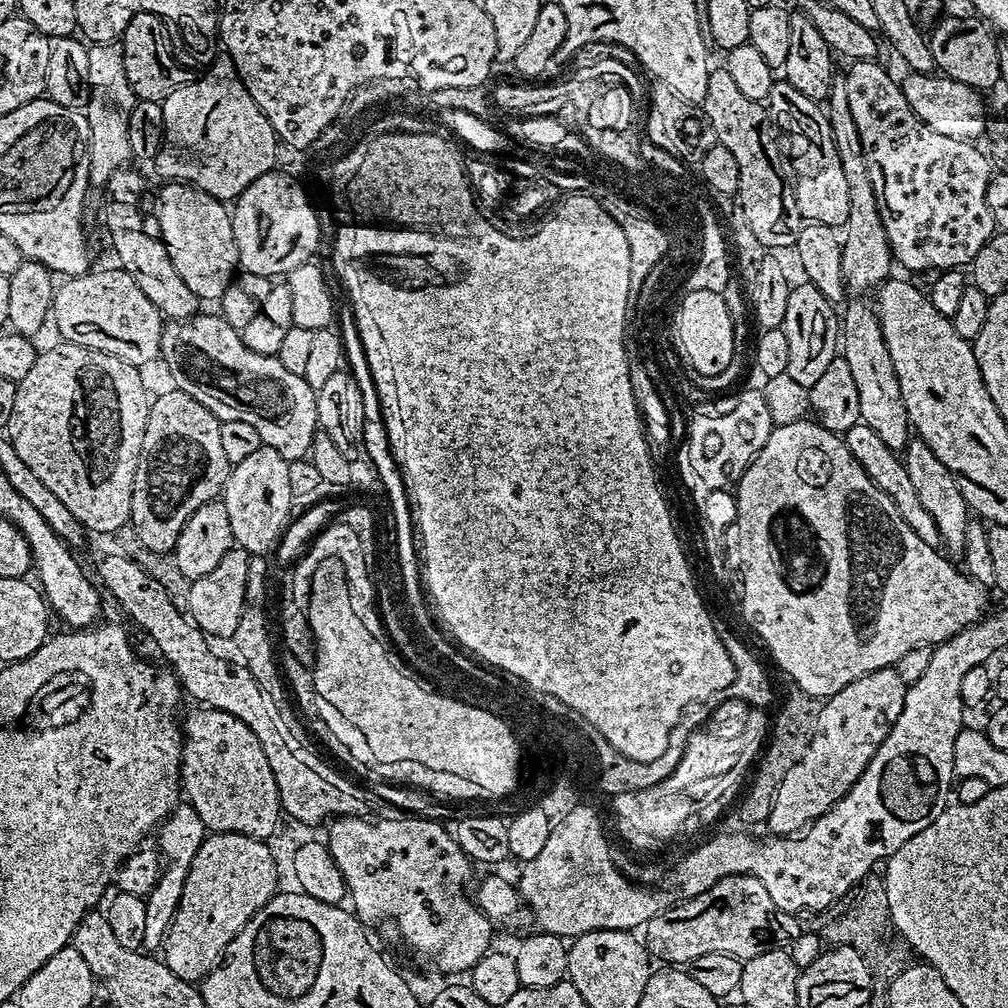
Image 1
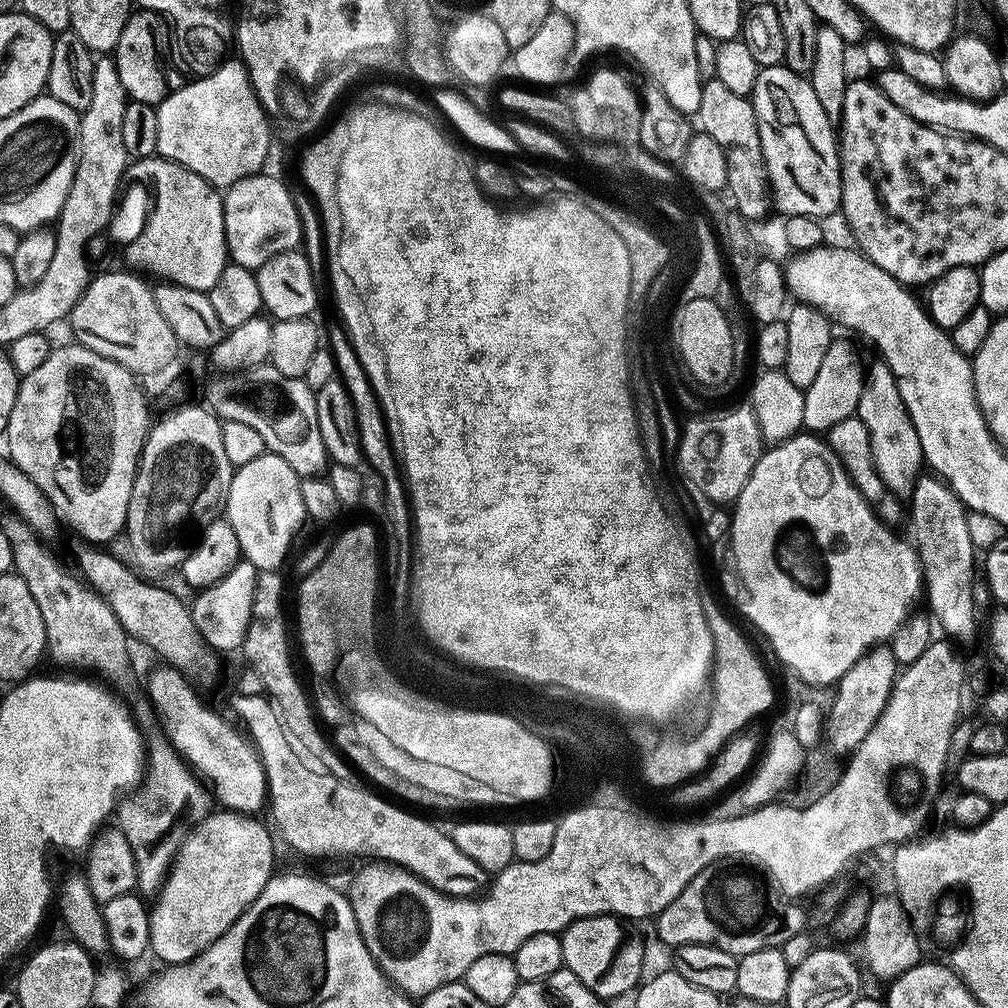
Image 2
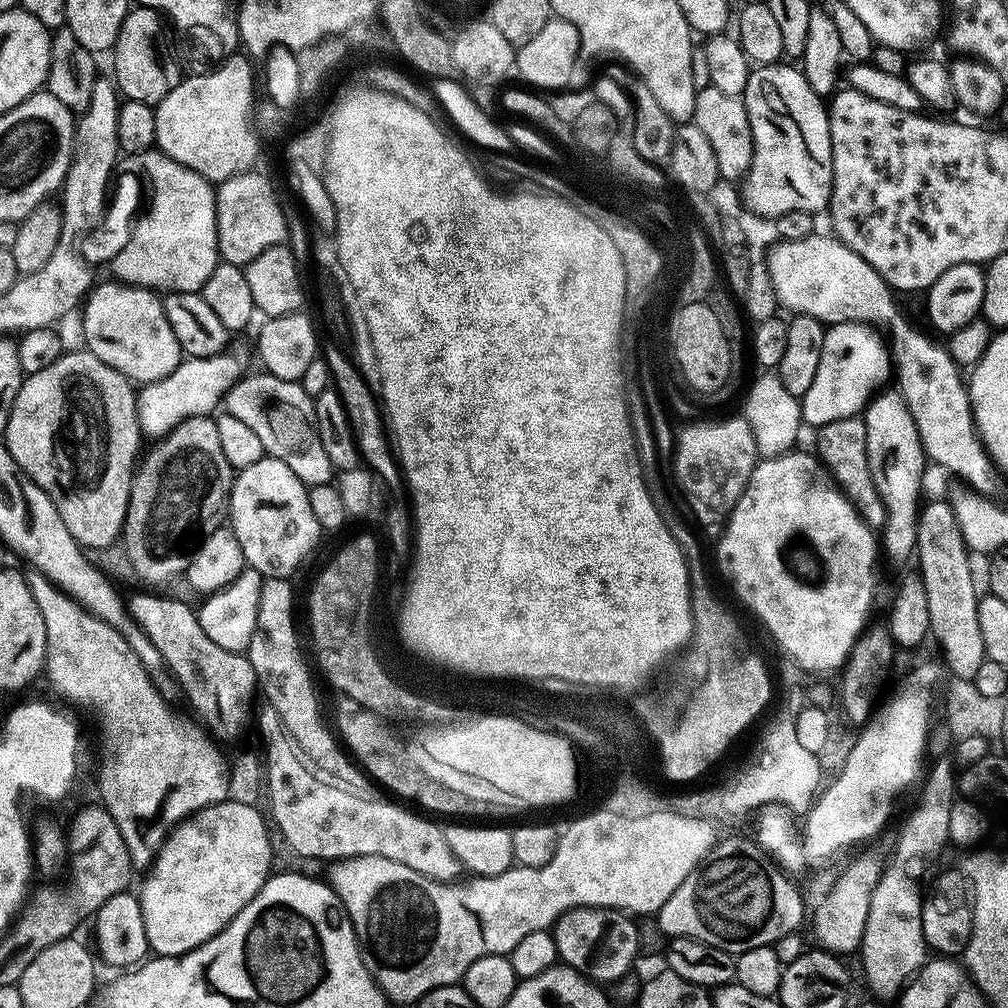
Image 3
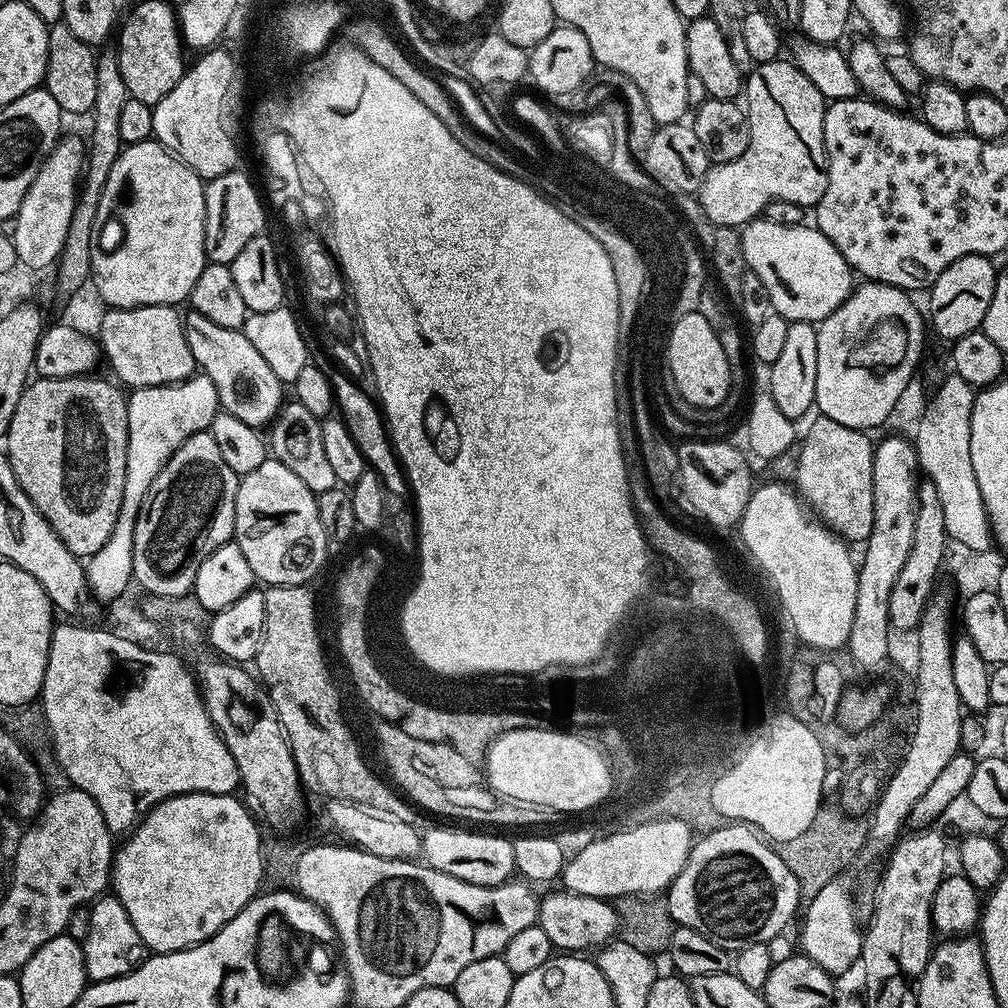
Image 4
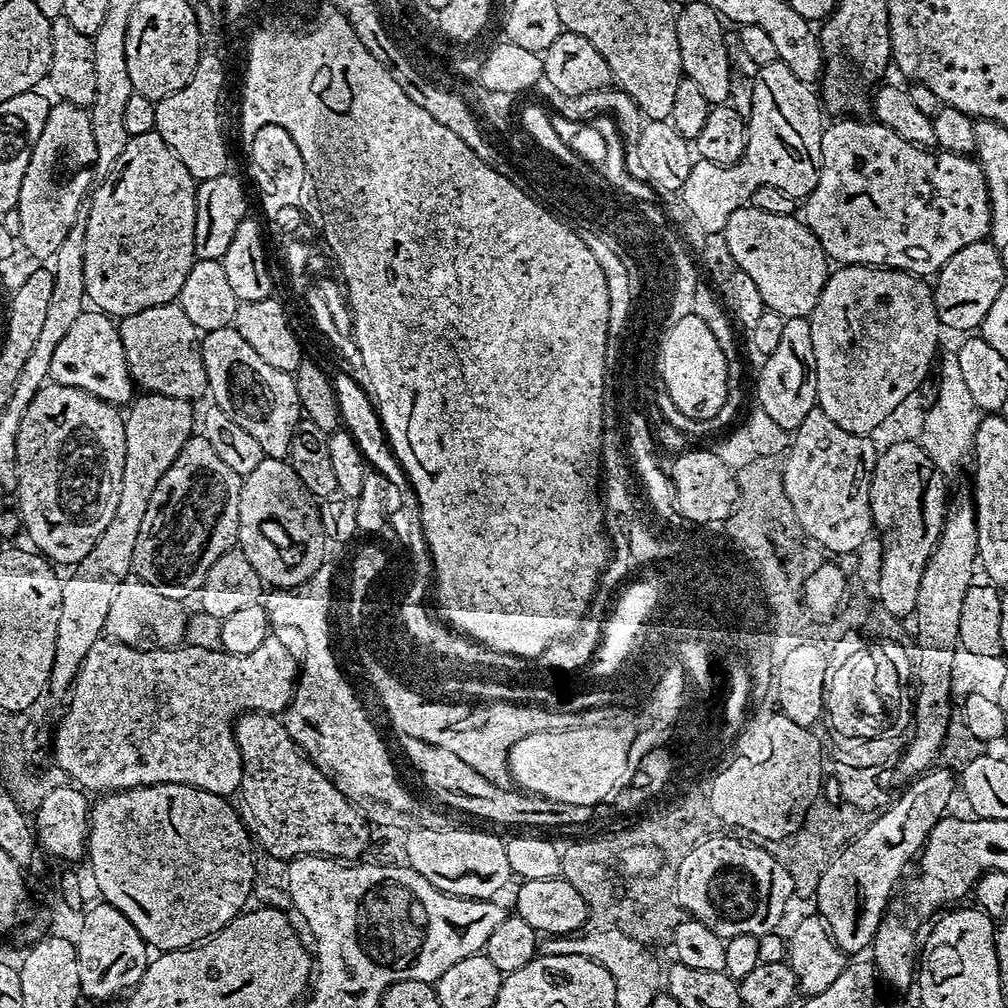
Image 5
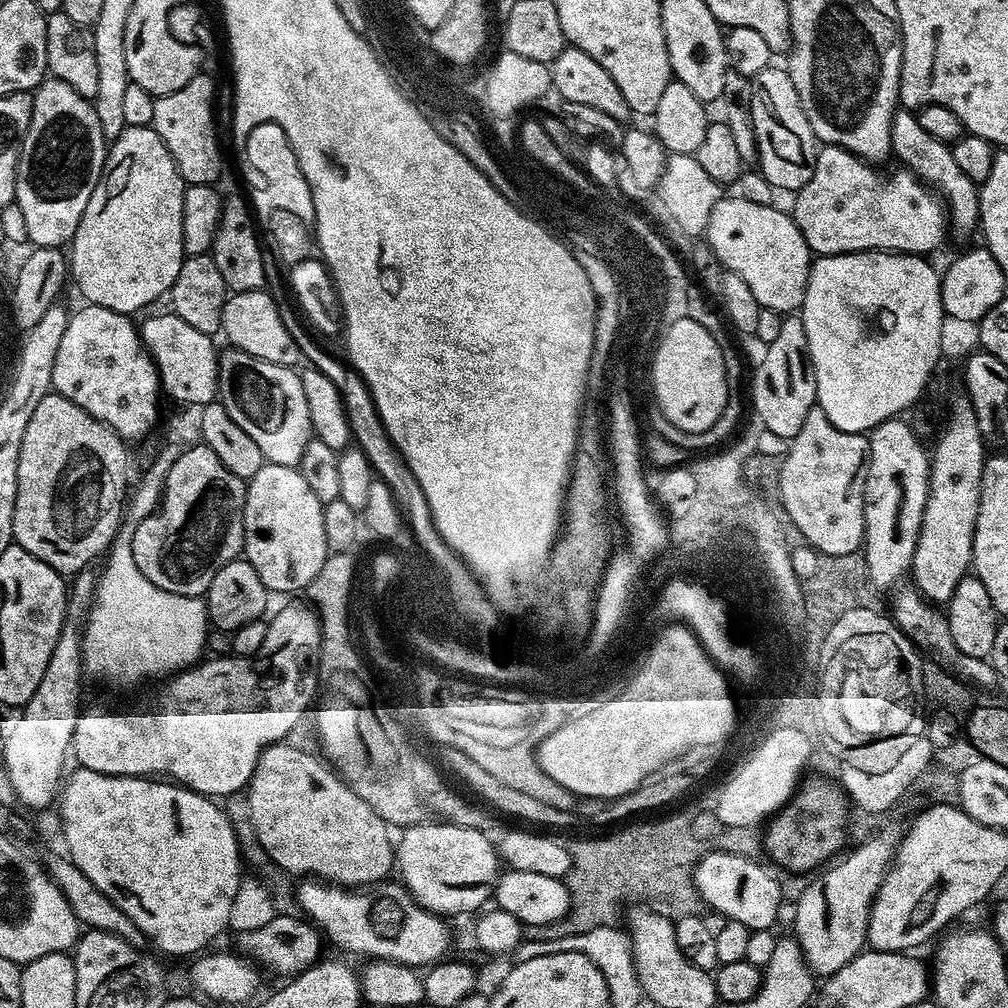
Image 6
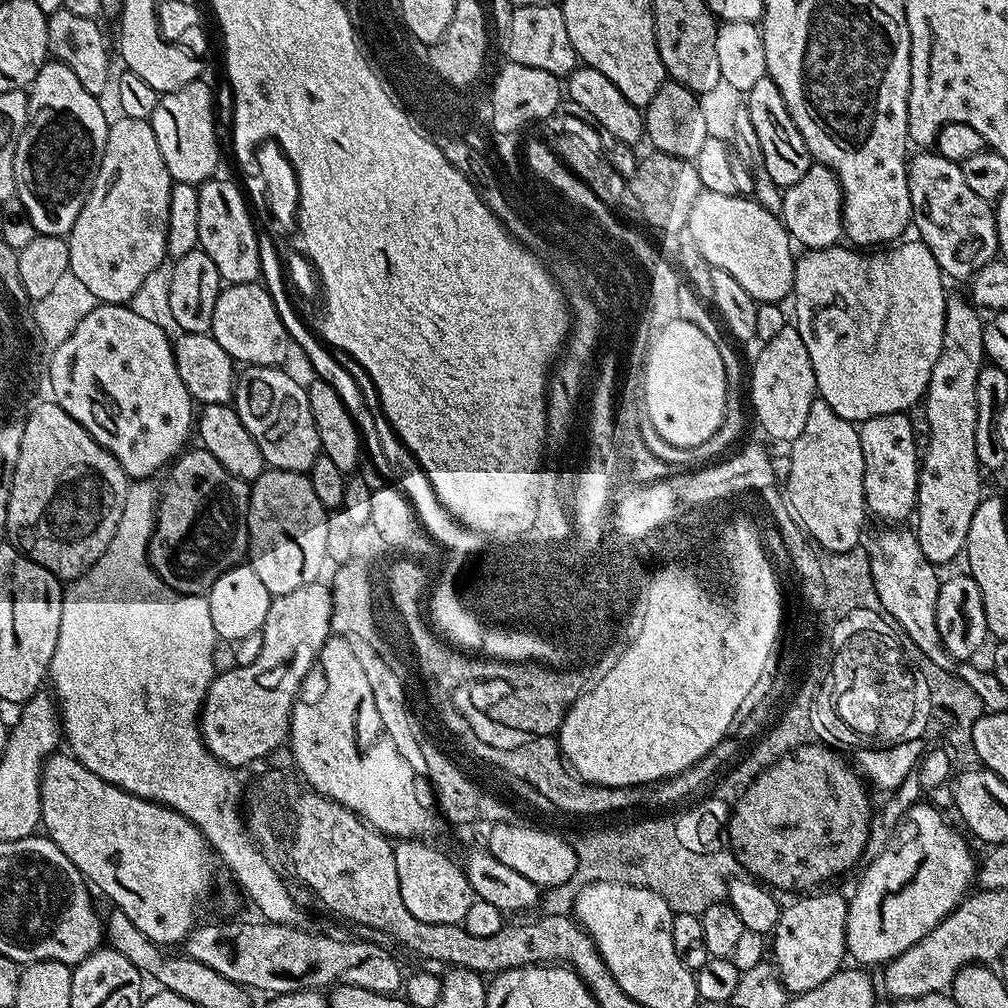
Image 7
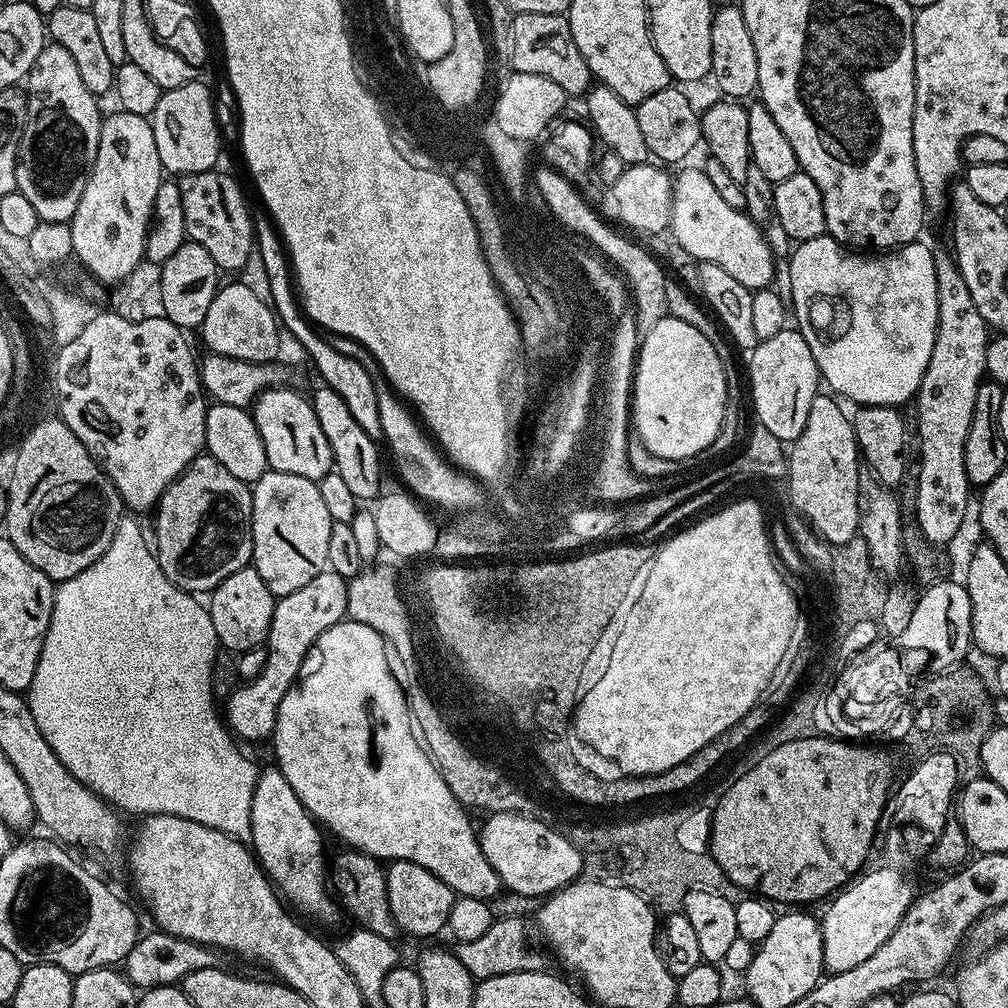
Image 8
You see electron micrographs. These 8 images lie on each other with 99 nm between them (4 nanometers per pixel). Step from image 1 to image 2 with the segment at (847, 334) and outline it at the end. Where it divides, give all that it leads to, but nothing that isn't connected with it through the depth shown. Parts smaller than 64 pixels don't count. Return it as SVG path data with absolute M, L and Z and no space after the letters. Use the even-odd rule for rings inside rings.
M876 362L872 369L867 369L858 415L866 422L866 430L870 430L870 450L874 450L874 462L884 484L902 498L911 497L916 477L921 475L925 463L924 451L918 430L914 430L914 422L906 410L906 402L902 402L898 382L887 364Z

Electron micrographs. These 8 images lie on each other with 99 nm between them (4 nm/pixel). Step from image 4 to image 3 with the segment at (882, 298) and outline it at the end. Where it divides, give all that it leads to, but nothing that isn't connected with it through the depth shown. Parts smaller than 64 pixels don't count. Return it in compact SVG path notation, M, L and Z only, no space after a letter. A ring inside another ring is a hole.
M850 320L847 324L831 325L824 333L822 342L822 358L818 358L818 370L814 374L814 382L810 382L810 390L802 398L802 420L805 425L819 426L829 424L842 418L860 416L870 401L885 387L888 376L893 375L894 360L890 355L889 345L875 332L871 323Z

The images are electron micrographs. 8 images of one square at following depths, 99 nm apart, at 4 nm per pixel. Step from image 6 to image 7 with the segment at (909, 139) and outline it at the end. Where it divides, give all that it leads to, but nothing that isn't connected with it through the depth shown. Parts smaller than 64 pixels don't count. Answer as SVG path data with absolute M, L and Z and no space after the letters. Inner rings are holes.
M920 150L908 162L908 185L912 203L912 224L915 235L934 254L945 277L971 281L972 275L1000 251L996 214L993 205L978 198L962 175L960 165L950 158L942 158L935 150Z

